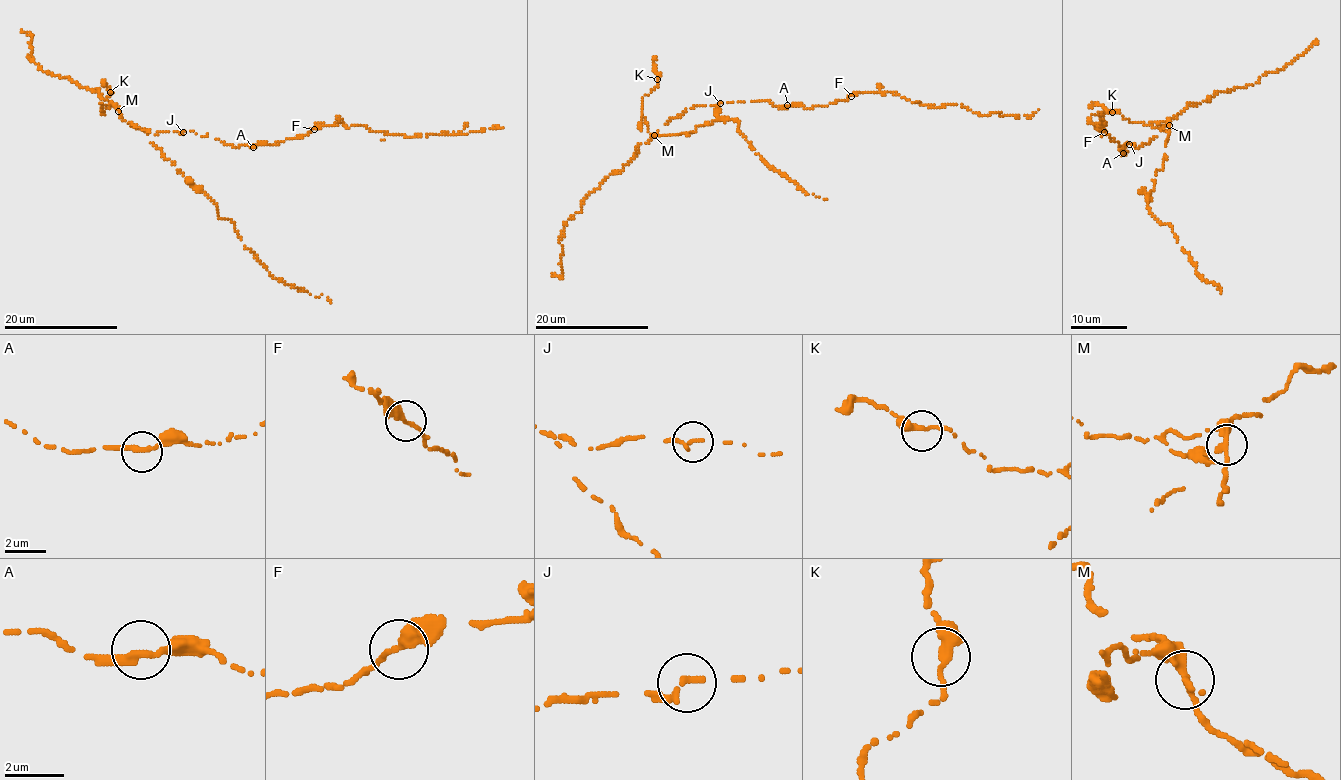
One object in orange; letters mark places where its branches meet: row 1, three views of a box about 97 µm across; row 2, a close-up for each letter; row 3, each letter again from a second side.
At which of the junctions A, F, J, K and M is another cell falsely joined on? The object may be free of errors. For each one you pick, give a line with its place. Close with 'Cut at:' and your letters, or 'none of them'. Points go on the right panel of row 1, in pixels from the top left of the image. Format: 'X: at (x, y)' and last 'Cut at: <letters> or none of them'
M: at (1169, 125)
Cut at: M

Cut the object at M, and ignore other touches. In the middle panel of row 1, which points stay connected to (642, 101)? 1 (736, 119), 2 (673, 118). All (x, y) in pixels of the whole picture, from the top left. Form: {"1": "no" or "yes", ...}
{"1": "no", "2": "yes"}

